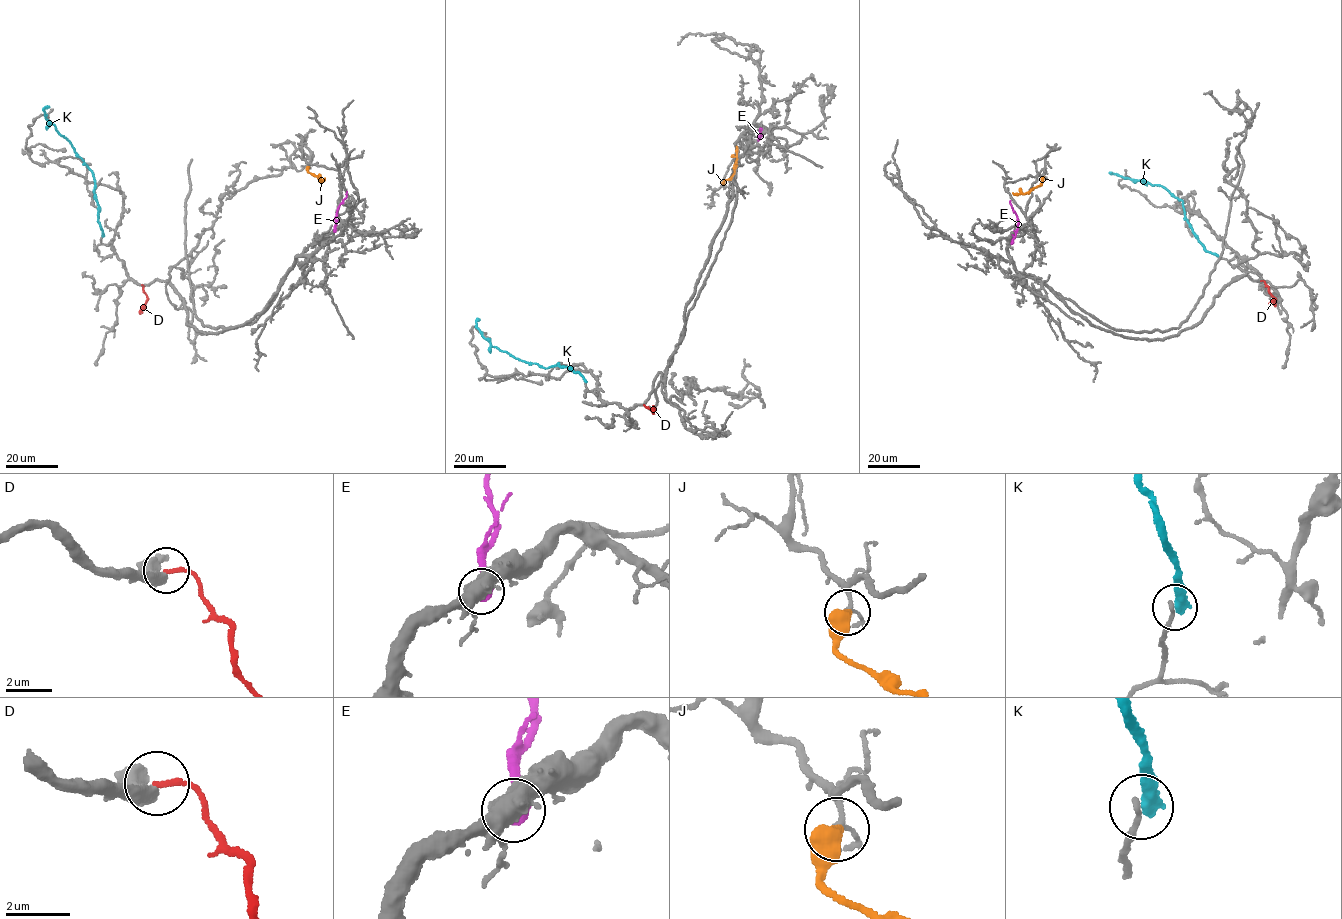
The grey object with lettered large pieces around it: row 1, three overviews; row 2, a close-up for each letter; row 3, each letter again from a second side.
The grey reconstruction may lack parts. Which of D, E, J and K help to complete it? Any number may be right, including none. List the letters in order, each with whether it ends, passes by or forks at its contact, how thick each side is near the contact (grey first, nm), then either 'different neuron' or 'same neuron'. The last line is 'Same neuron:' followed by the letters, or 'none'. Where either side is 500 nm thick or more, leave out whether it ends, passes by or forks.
D: it ends; calibres 360 and 160 nm; different neuron
E: calibres 460 and 500 nm; different neuron
J: it ends; calibres 120 and 440 nm; different neuron
K: it ends; calibres 190 and 440 nm; different neuron
Same neuron: none

